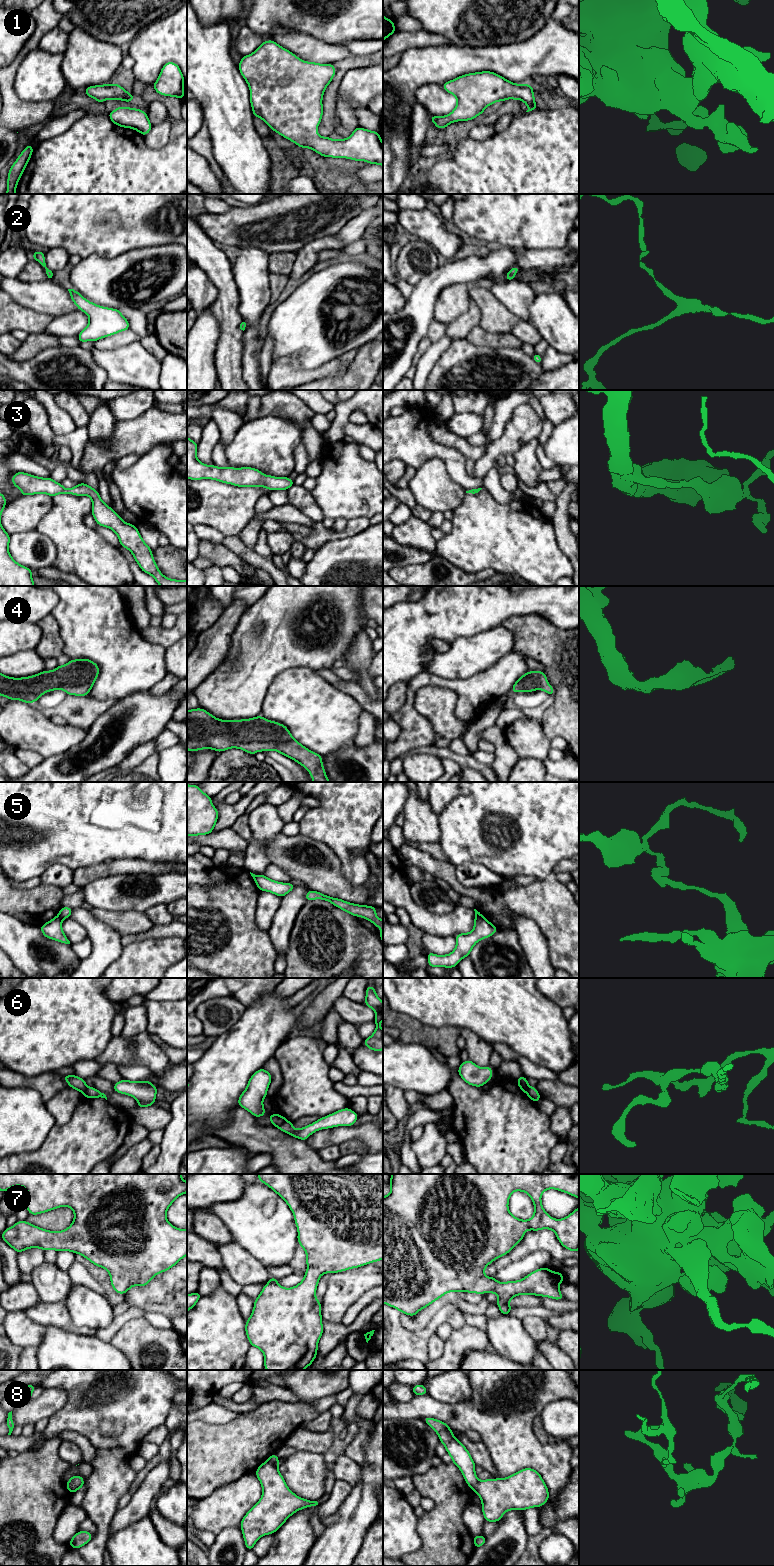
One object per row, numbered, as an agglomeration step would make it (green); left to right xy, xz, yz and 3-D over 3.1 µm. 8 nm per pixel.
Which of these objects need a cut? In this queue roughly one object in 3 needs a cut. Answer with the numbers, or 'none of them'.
5, 6, 8

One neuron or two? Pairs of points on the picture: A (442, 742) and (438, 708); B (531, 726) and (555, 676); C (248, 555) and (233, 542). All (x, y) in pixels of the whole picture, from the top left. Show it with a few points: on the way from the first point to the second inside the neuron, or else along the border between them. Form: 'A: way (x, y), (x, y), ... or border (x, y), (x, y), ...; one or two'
A: way (443, 734), (443, 719), (441, 716); one
B: border (540, 721), (544, 734), (550, 740); two
C: way (244, 552), (237, 546); one

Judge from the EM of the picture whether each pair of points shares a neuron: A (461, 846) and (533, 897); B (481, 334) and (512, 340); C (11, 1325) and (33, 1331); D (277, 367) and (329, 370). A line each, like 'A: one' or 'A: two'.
A: two
B: one
C: one
D: one

